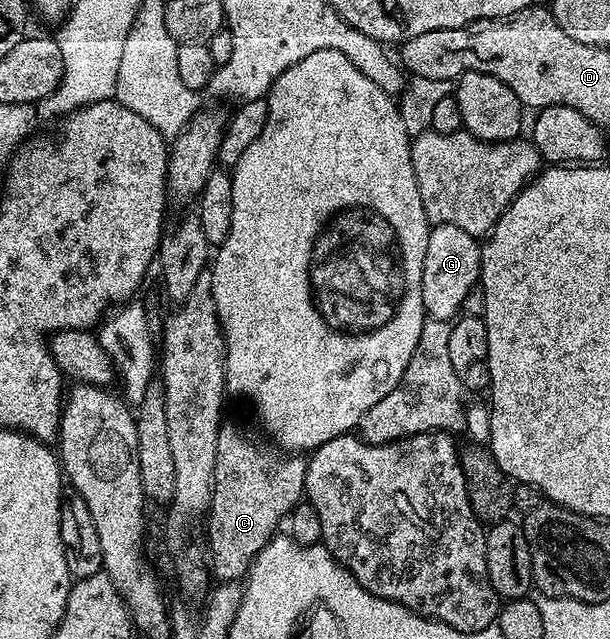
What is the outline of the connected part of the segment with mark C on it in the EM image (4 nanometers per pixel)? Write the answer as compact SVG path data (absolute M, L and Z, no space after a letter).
M223 424L218 428L218 439L216 440L216 460L214 461L214 481L212 483L212 489L210 491L210 504L208 507L208 513L204 518L204 526L206 522L206 542L204 541L205 549L208 551L208 566L212 571L215 579L222 582L232 582L241 579L243 575L250 569L250 563L260 551L266 547L266 543L271 538L275 537L277 528L279 529L280 523L285 519L285 516L293 506L297 506L299 502L303 501L304 491L306 489L306 463L307 459L302 456L287 456L285 453L279 452L277 449L271 448L269 445L257 446L252 439L246 434L241 434L234 426L229 424Z

